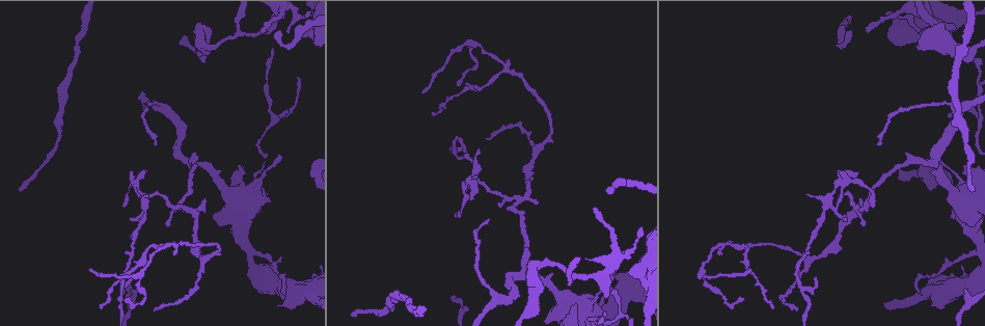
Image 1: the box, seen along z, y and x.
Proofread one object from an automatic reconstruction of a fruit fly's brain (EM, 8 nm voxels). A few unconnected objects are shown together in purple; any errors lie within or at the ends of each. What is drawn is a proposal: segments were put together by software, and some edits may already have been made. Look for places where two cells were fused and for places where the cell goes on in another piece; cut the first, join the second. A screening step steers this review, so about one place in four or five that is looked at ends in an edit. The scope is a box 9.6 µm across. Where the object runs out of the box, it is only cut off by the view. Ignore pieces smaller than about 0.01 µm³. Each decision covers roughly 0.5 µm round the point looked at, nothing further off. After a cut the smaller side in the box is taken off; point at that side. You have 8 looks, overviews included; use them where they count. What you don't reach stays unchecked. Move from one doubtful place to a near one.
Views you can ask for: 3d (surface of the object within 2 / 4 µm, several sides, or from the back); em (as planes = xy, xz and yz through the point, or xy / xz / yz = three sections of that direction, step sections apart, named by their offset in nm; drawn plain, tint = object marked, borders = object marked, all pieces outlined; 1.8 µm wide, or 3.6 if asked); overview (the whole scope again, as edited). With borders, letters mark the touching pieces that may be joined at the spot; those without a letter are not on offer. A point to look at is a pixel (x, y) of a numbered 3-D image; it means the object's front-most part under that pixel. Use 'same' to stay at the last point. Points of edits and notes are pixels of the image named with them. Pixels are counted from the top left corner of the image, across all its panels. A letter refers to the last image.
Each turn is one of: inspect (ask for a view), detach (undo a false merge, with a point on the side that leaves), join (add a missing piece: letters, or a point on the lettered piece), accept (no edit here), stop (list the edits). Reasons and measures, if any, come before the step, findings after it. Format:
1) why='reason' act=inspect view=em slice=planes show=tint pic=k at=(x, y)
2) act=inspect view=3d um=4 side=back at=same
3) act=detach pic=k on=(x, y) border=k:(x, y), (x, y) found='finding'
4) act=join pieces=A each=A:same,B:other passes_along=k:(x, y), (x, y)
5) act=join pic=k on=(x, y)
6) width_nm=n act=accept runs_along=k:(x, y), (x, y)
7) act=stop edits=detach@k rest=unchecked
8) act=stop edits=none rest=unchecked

why='thick turns thin' act=inspect view=em slice=planes show=borders pic=1 at=(925, 43)

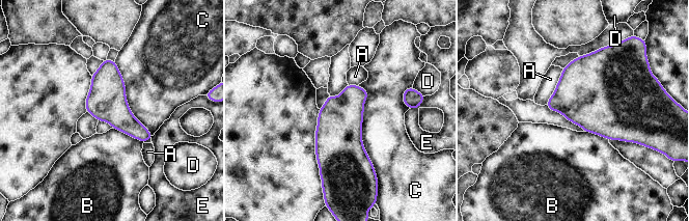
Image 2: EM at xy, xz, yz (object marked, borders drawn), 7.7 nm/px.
act=accept each=A:other,B:other,C:other,D:other,E:other border=2:(112, 128), (143, 142) found='one cell here'

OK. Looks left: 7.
why='abrupt turn' act=inspect view=em slice=yz step=4 show=borders pic=1 at=(270, 17)

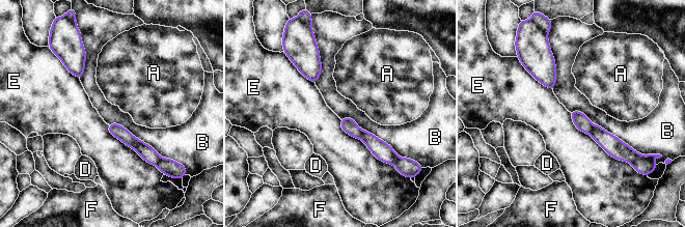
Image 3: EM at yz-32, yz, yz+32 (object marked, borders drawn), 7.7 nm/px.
width_nm=110 act=detach pic=3 on=(119, 132) each=A:other,B:other,D:other,E:other,F:other border=3:(132, 135), (137, 151), (140, 154) found='two cells meet here'

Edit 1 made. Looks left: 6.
why='see it whole again' act=inspect view=overview

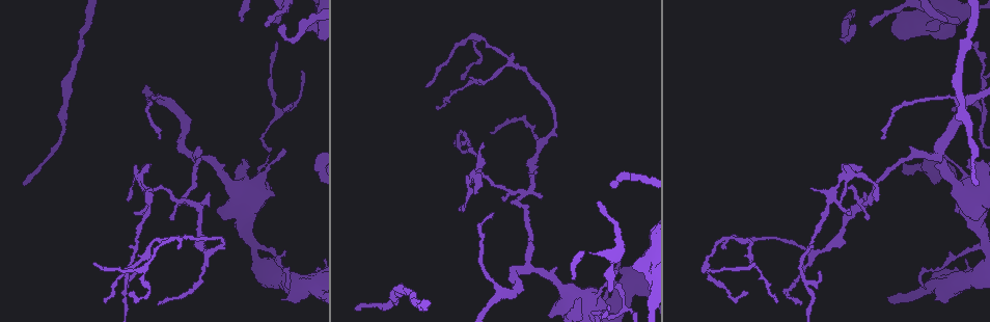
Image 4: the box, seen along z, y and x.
why='branch stops here' act=inspect view=em slice=planes show=borders pic=4 at=(611, 186)

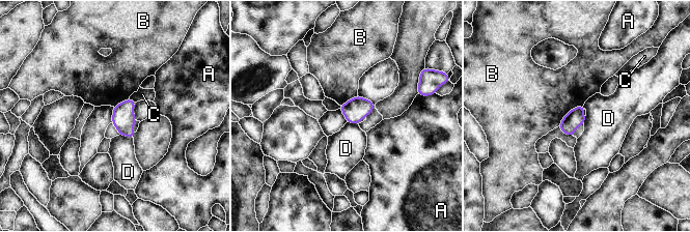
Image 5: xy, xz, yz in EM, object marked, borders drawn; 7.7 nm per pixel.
act=accept each=A:other,B:other,C:other,D:other found='none of them fits'

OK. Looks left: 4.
act=stop edits=detach@3 rest=unchecked

